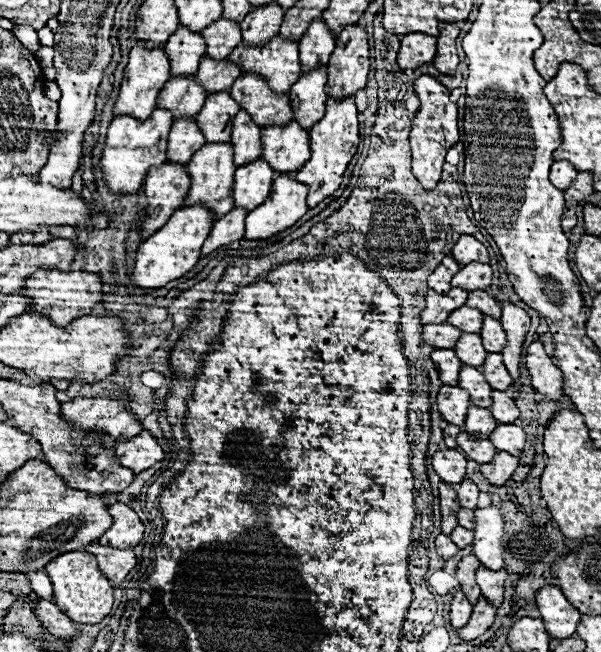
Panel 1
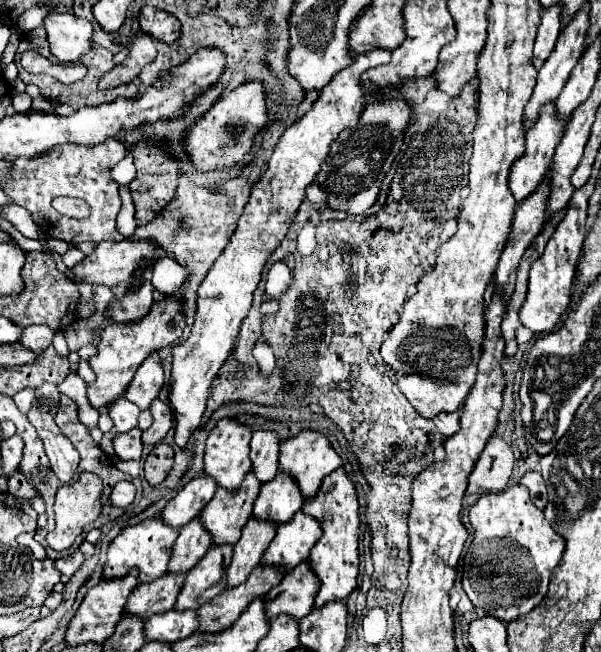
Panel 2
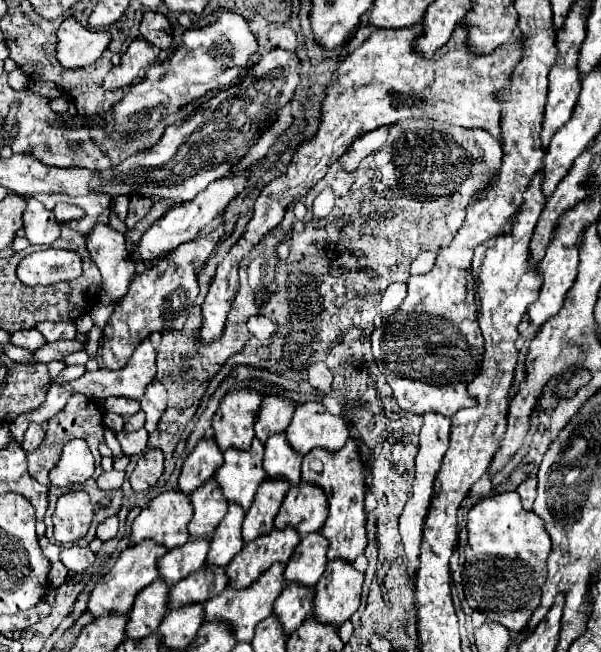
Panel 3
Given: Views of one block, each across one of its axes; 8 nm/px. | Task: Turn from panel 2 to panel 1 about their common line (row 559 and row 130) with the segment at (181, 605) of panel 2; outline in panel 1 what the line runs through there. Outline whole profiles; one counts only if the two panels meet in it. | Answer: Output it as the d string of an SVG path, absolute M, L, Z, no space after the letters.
M230 92L210 94L204 102L204 108L196 116L196 122L206 138L206 142L230 140L232 120L240 112L240 106L230 96Z

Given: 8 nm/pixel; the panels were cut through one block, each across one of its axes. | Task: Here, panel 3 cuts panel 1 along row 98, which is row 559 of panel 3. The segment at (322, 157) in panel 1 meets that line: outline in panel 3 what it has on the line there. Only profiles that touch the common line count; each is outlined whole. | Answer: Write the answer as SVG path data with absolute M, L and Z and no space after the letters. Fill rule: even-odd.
M348 438L348 444L340 448L340 452L326 452L322 448L316 448L310 454L306 454L302 462L302 482L322 488L328 498L328 520L320 532L330 542L328 560L342 558L346 562L354 562L354 558L362 554L366 548L366 516L364 516L366 484L362 476L362 462L356 440ZM312 462L320 462L322 468L312 468L310 466Z

